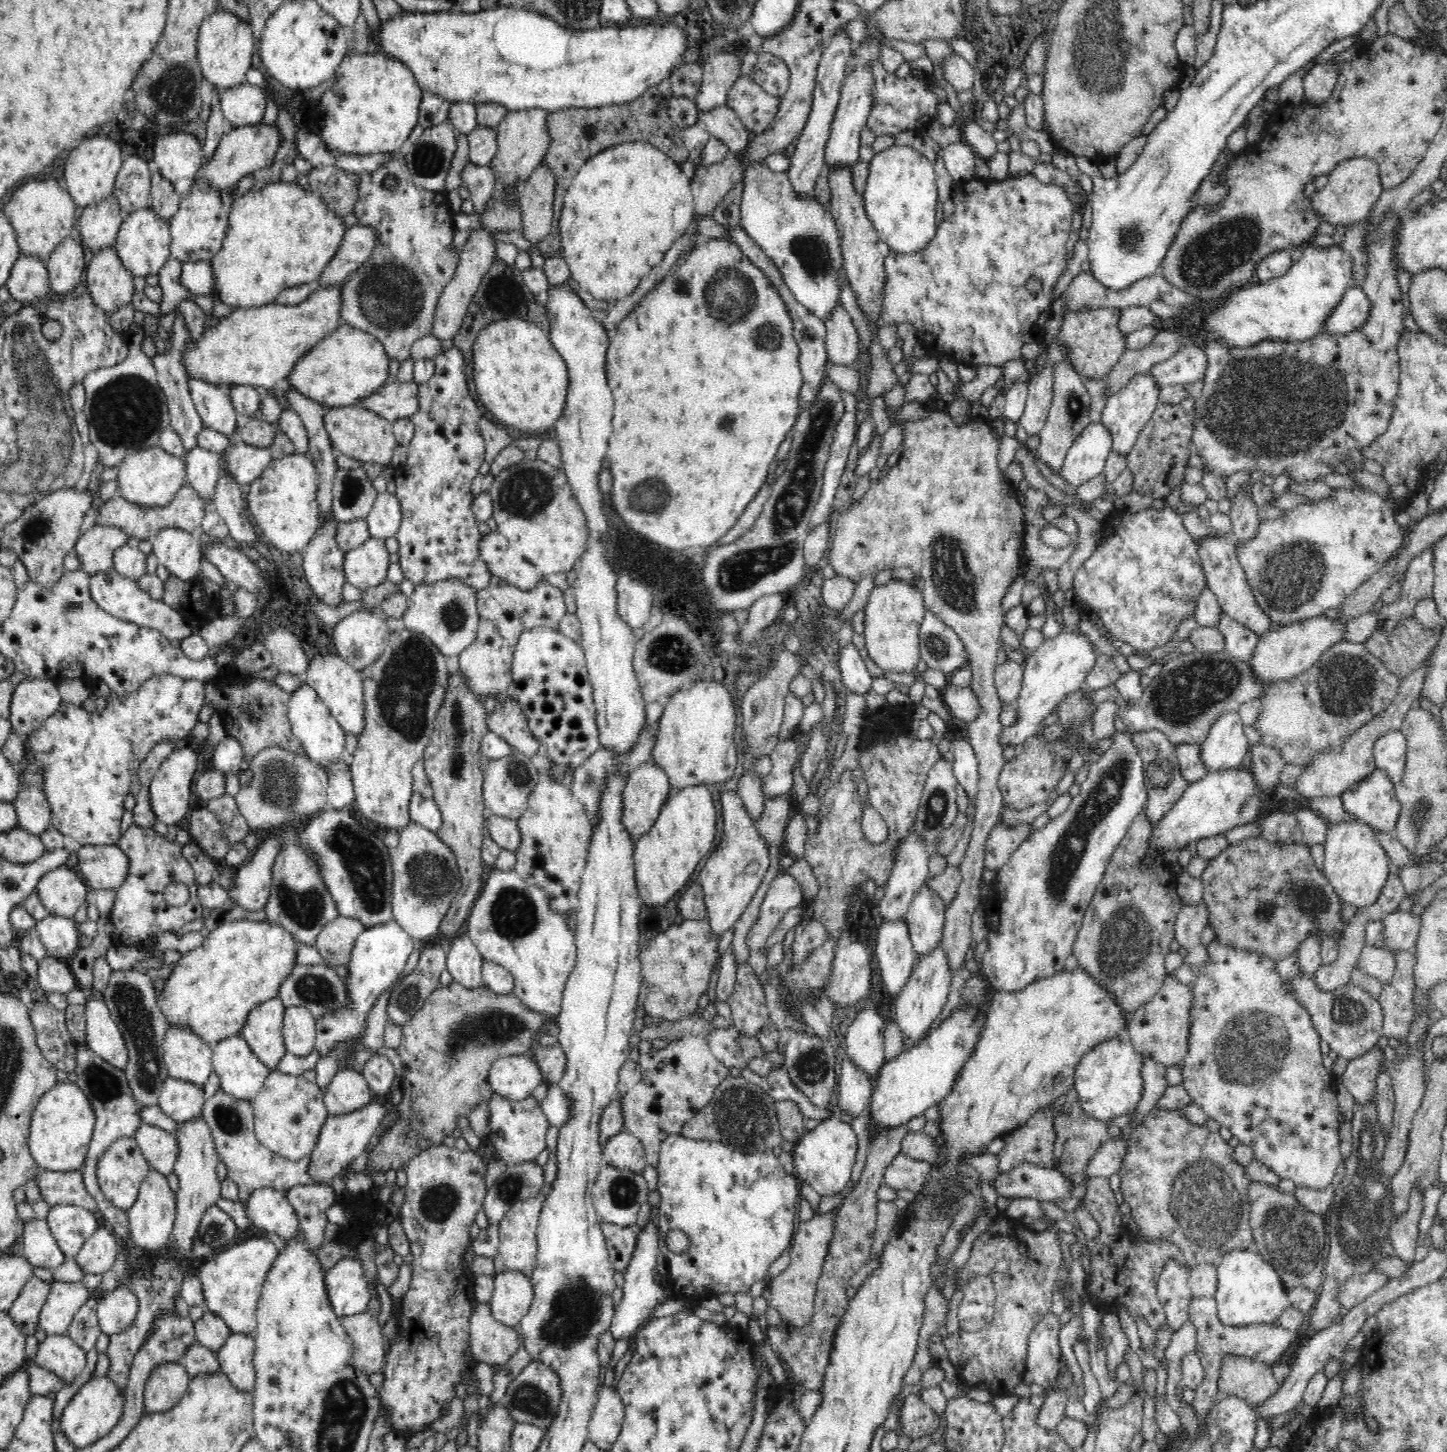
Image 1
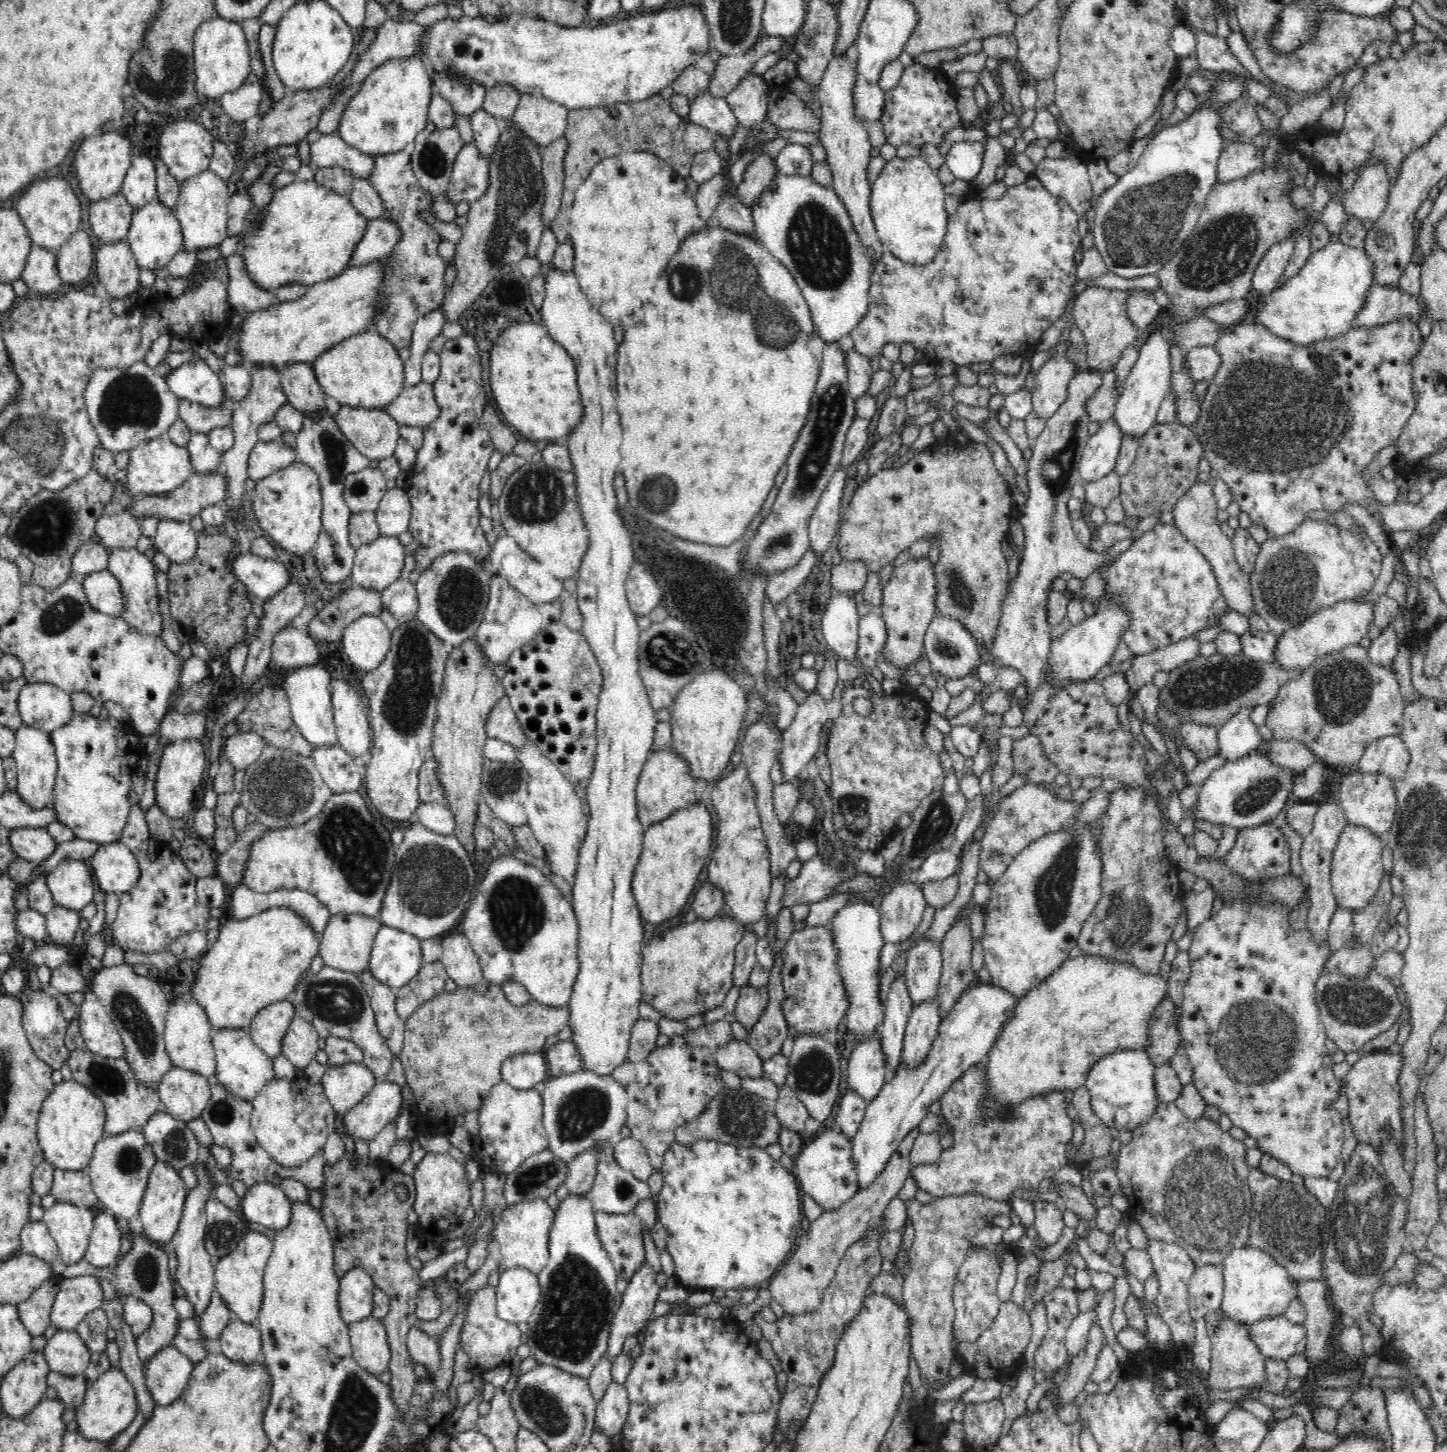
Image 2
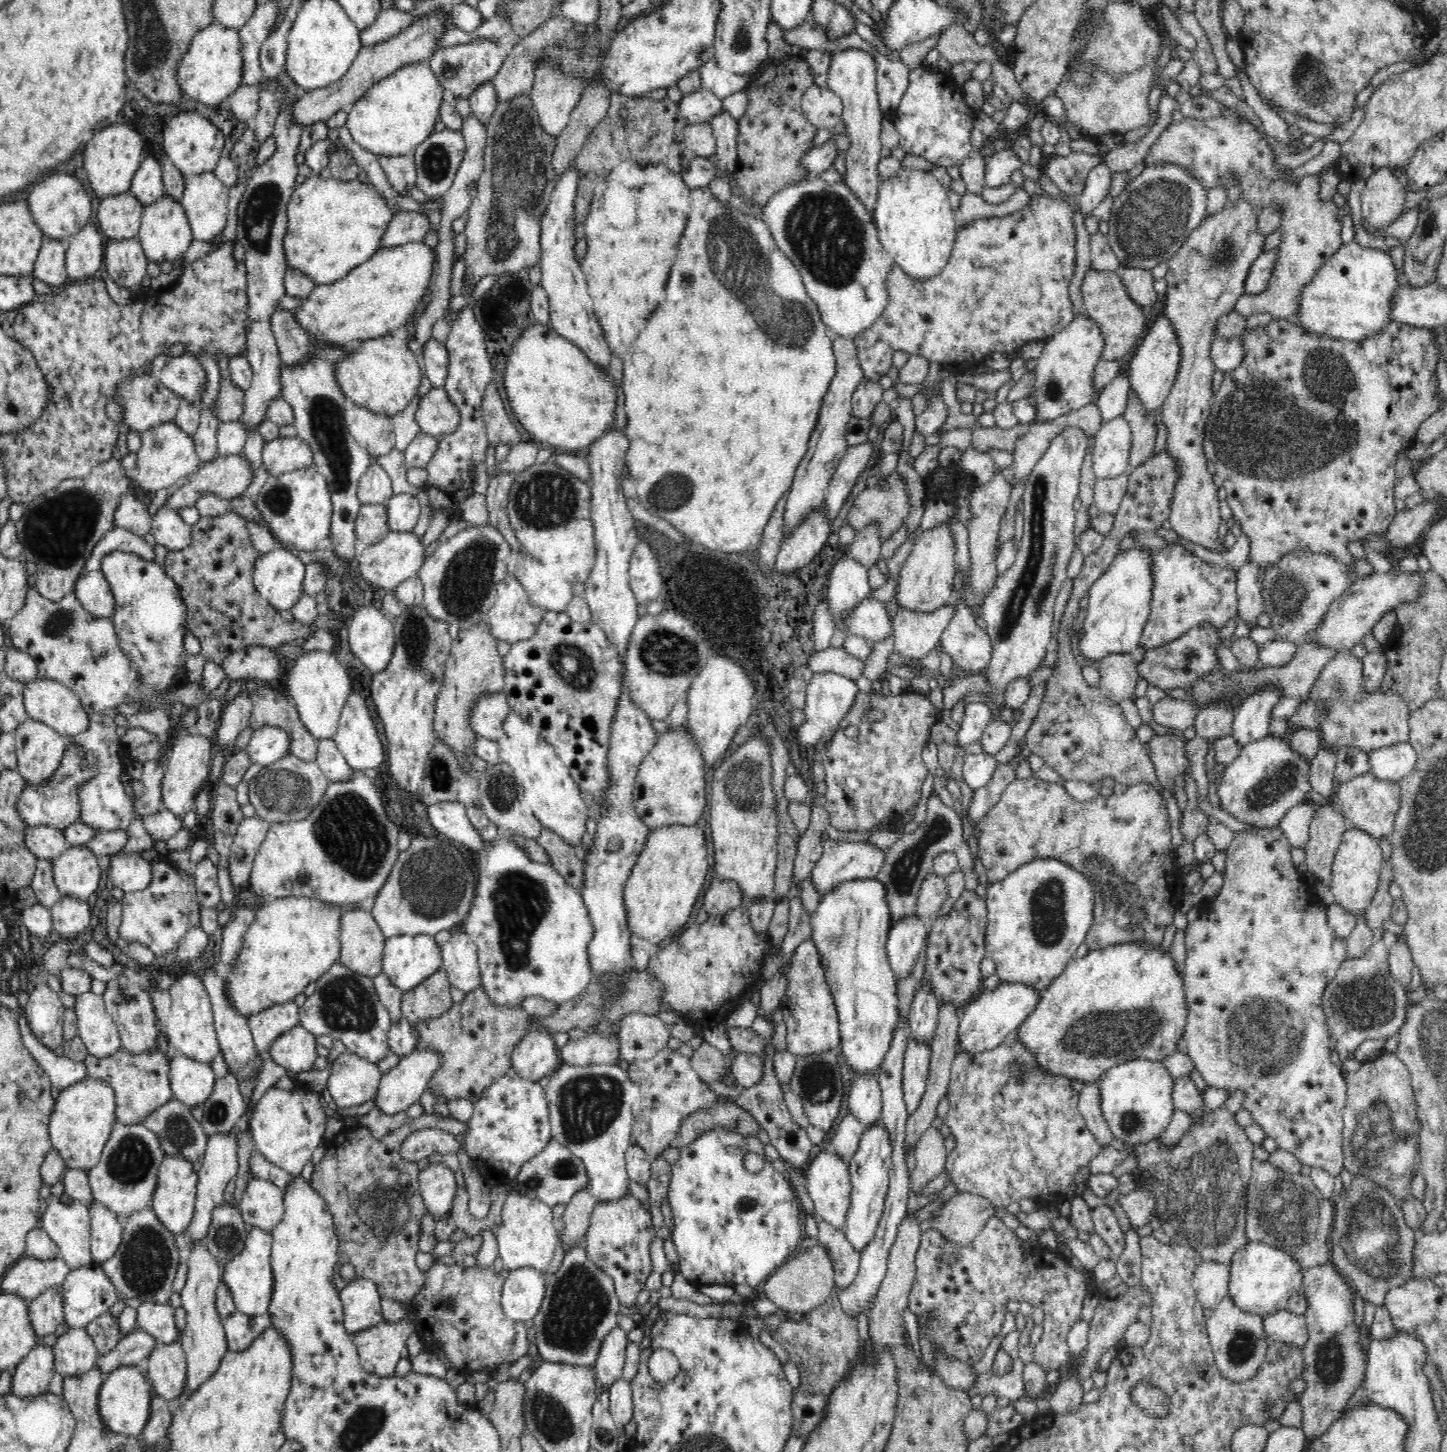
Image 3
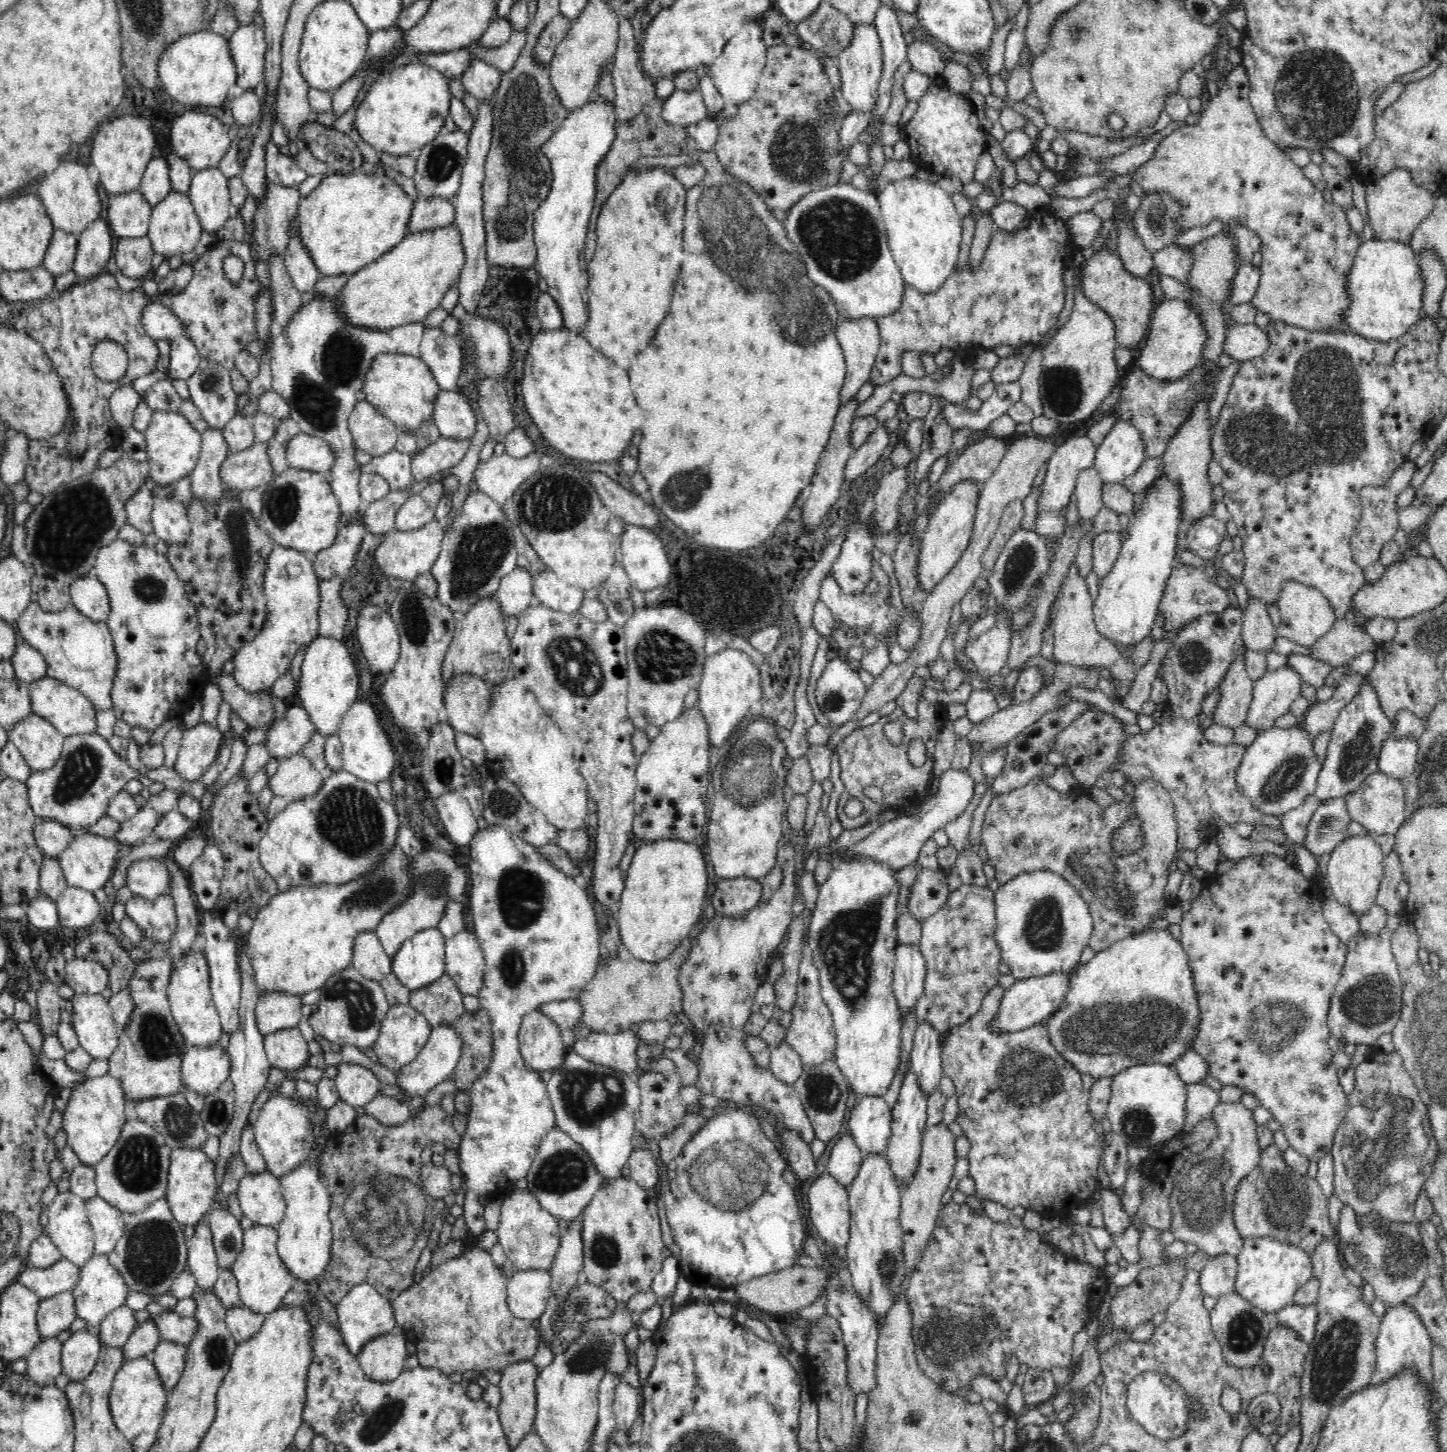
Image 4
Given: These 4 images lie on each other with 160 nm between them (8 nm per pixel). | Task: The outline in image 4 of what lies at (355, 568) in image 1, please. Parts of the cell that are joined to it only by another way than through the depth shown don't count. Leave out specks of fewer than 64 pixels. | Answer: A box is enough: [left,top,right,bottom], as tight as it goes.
[376,520,443,582]

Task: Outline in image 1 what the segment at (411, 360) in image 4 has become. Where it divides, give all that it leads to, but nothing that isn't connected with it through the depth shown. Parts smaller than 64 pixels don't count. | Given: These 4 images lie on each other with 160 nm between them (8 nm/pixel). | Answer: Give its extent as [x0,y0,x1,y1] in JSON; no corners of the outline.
[286,323,390,406]

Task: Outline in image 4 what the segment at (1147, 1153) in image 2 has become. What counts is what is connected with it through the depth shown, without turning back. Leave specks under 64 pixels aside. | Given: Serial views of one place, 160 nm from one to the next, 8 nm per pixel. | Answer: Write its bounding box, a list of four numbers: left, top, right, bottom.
[1168,1101,1262,1258]

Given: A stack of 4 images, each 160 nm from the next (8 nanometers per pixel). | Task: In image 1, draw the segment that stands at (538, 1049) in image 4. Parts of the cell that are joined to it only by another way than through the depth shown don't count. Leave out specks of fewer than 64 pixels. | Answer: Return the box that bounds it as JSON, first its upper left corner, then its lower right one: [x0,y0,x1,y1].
[487,1055,546,1101]

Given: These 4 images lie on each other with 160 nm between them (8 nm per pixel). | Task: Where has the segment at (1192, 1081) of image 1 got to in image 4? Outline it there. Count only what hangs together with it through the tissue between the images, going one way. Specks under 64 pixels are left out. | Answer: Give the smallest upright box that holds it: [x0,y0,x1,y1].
[1179,853,1348,1161]

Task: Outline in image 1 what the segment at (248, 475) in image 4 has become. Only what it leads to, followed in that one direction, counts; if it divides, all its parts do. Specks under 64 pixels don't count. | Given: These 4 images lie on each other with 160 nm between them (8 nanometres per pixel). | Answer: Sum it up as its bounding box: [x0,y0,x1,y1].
[96,484,208,540]

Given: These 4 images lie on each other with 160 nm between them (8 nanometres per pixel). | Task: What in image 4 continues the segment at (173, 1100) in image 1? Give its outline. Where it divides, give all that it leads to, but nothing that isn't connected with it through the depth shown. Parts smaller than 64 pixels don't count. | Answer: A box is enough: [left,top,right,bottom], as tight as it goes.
[179,1042,230,1095]

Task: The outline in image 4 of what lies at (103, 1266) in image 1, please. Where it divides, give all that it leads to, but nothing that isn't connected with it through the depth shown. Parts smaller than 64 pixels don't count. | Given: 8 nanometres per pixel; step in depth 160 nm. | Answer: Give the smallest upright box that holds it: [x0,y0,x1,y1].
[85,1195,125,1256]

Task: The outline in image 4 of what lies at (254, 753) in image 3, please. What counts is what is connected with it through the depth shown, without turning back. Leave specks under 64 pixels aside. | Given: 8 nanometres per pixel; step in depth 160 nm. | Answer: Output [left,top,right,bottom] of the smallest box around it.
[263,706,316,761]

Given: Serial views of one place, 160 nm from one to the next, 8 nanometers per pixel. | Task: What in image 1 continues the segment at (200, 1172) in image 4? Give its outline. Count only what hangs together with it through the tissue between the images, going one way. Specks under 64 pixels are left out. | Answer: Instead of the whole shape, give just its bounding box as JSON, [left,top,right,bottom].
[125,1170,176,1251]

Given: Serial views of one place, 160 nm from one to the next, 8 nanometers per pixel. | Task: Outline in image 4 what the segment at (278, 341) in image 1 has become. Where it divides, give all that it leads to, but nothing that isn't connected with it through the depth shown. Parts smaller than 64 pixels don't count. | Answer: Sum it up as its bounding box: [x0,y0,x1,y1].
[335,224,463,332]

